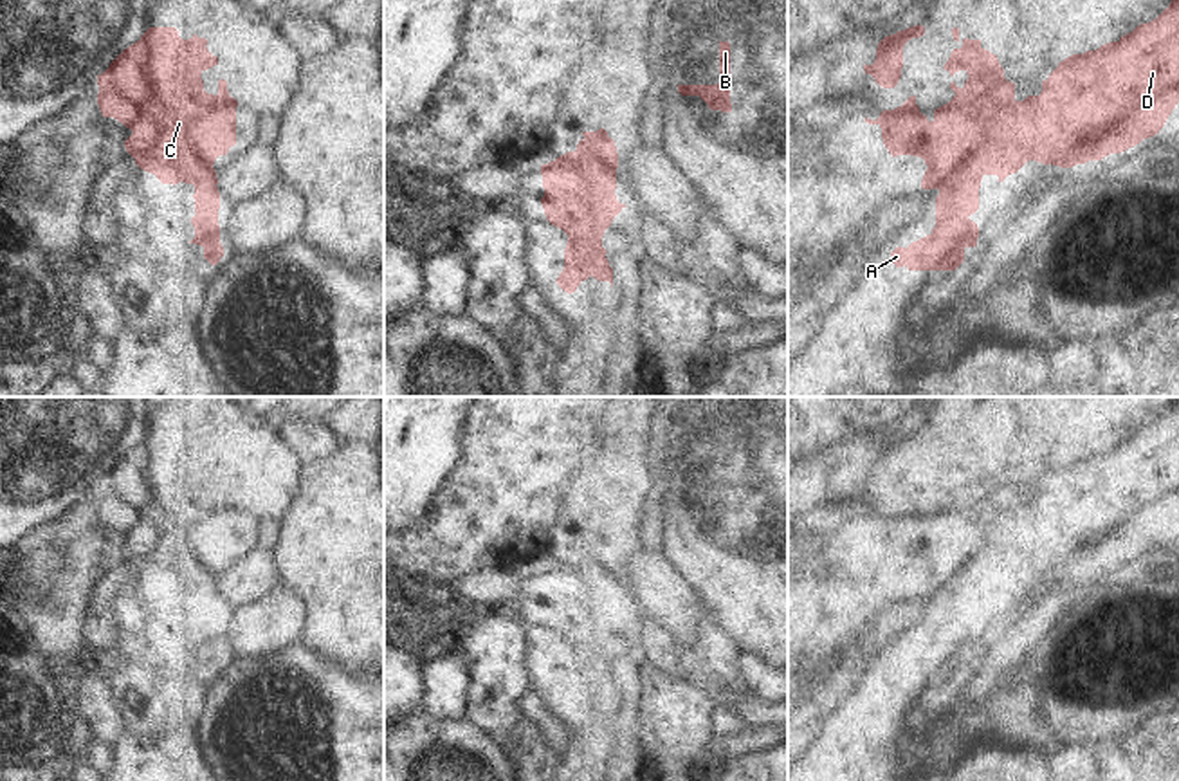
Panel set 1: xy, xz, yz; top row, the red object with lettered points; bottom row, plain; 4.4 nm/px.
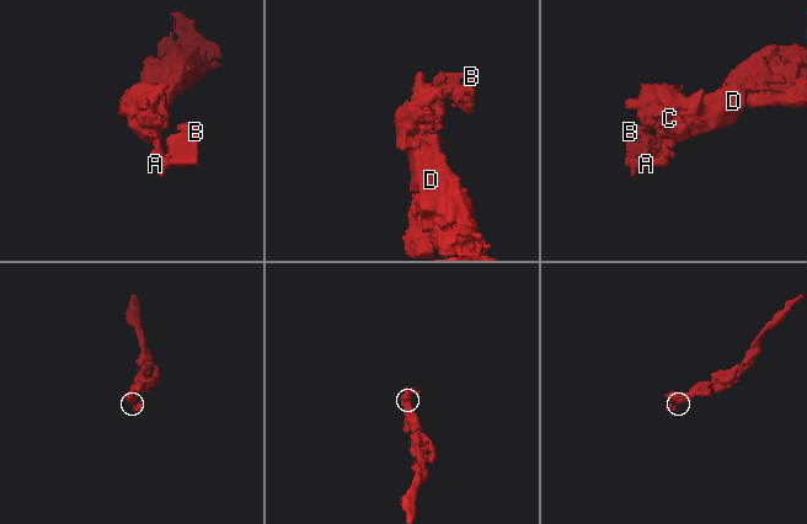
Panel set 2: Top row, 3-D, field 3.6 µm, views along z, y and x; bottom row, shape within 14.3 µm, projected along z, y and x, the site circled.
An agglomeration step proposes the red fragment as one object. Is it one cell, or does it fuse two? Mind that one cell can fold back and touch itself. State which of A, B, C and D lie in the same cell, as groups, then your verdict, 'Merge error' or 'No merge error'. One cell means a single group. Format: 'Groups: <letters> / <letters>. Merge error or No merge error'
Groups: A B / C D. Merge error.

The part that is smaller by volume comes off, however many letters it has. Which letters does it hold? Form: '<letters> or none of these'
A, B

